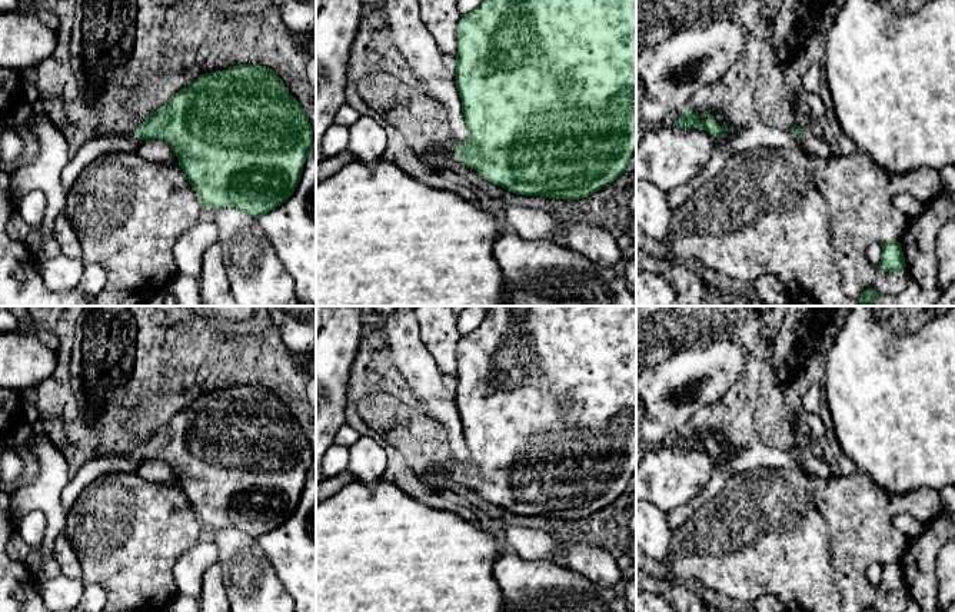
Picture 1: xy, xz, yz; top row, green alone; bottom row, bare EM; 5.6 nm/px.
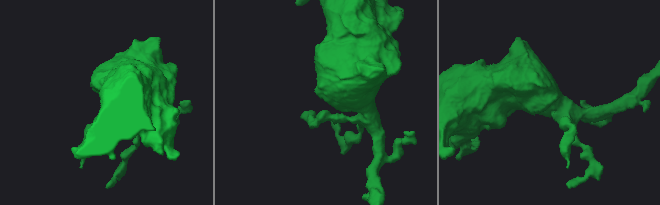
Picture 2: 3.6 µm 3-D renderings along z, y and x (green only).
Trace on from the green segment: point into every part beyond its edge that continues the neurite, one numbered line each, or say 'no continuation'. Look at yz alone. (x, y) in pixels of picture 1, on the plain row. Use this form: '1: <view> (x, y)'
1: yz (814, 465)

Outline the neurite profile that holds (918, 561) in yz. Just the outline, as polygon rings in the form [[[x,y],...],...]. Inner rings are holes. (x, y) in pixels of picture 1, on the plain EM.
[[[942,509],[938,516],[926,522],[924,535],[906,541],[899,563],[912,601],[922,609],[931,611],[938,606],[936,561],[942,546],[954,538],[955,513]]]

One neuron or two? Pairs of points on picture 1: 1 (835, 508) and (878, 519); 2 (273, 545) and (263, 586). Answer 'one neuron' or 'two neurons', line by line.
1: one neuron
2: two neurons

